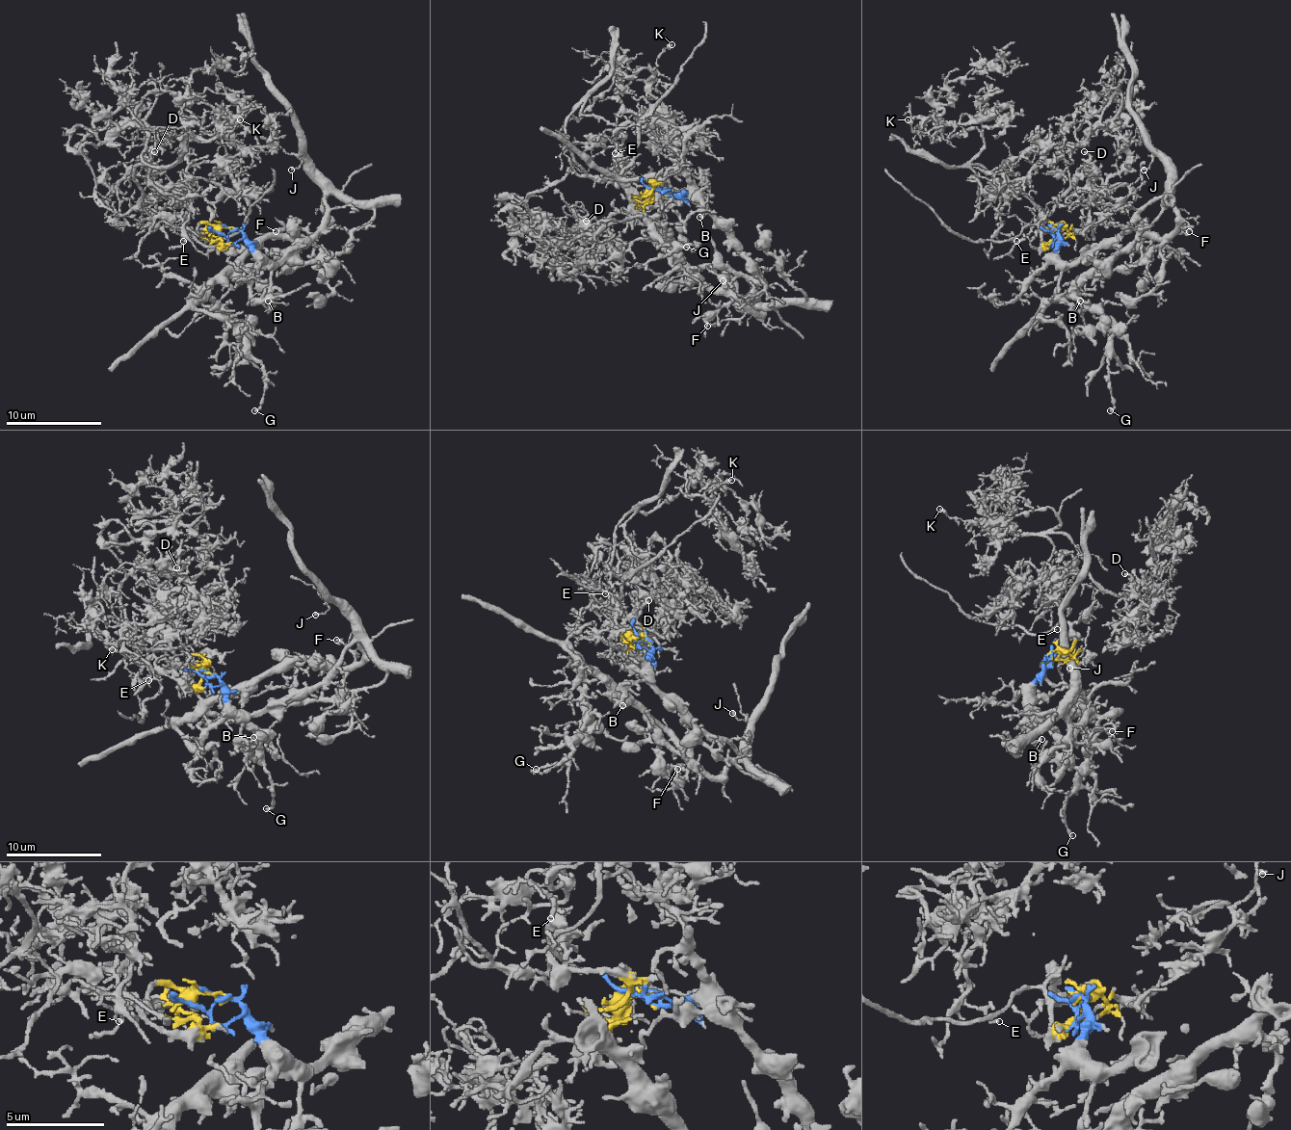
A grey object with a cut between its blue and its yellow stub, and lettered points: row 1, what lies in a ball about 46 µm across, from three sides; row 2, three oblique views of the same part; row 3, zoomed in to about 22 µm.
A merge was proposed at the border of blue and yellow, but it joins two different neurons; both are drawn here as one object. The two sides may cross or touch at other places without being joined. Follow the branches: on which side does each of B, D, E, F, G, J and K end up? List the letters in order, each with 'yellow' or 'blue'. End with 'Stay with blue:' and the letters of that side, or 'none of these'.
B: blue
D: yellow
E: yellow
F: blue
G: blue
J: blue
K: yellow
Stay with blue: B, F, G, J

